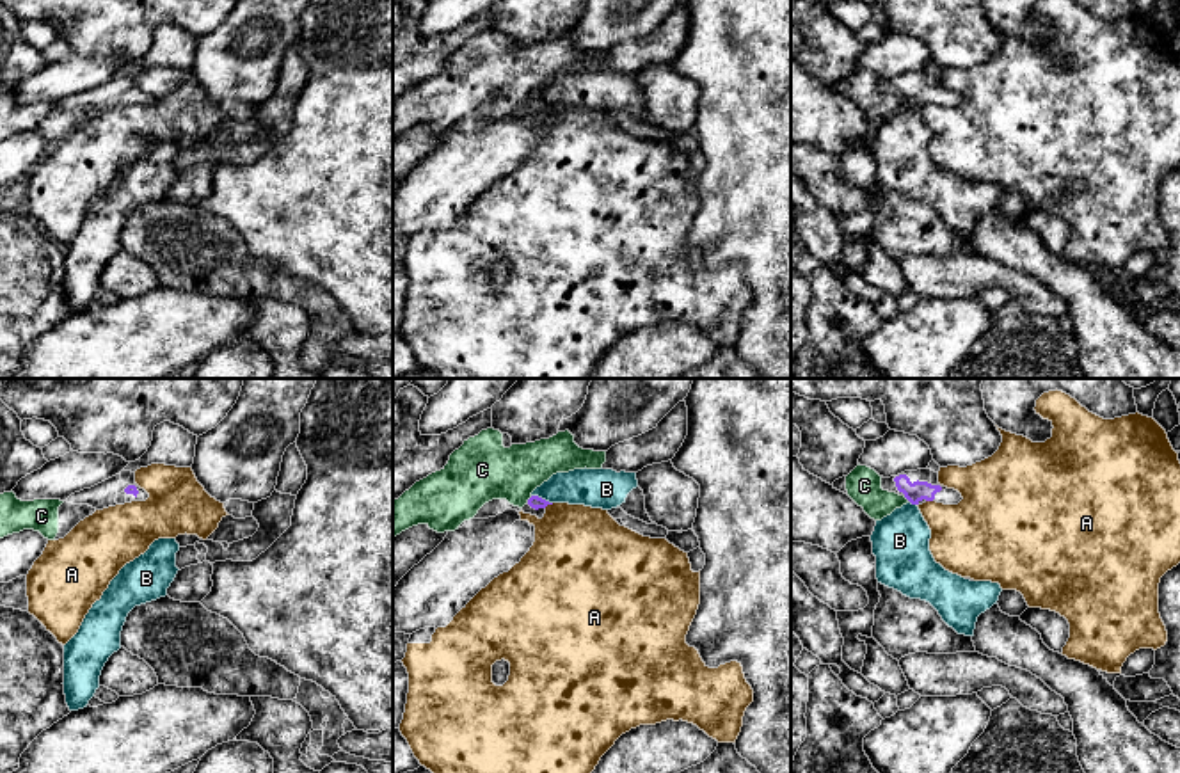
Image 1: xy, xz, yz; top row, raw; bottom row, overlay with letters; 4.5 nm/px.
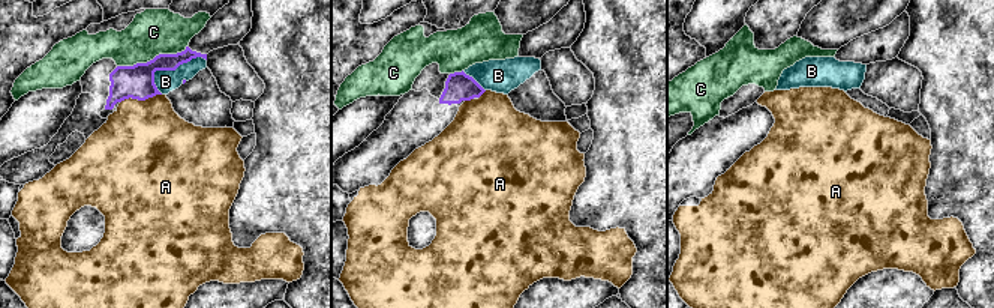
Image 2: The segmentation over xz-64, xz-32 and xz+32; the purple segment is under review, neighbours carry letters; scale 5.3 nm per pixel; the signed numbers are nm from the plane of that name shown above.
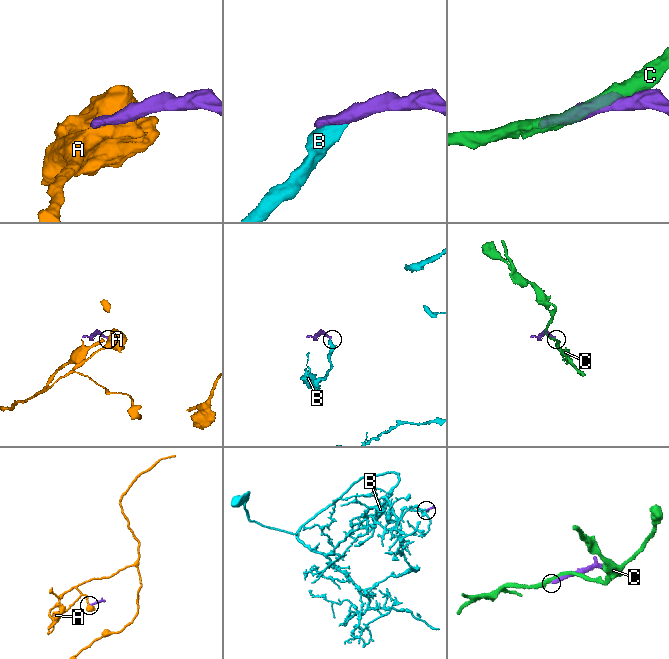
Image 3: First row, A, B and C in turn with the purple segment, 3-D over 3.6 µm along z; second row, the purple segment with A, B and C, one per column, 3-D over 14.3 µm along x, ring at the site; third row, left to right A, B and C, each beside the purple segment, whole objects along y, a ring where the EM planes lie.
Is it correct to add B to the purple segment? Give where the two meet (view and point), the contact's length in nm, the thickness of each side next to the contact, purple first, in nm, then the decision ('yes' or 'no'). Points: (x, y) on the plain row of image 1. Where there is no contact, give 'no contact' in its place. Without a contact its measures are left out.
meets purple in xz at (542, 102); contact 100 nm long; 60 nm thick on the purple side, 180 nm on the other; no

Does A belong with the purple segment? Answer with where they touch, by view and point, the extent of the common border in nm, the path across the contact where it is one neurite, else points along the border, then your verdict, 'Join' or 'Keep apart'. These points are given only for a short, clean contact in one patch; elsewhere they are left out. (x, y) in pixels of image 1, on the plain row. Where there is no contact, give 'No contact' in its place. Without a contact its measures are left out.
Touches purple at xz (548, 105). Shared border 50 nm. Boundary: xz (553, 105), (544, 109). Keep apart

